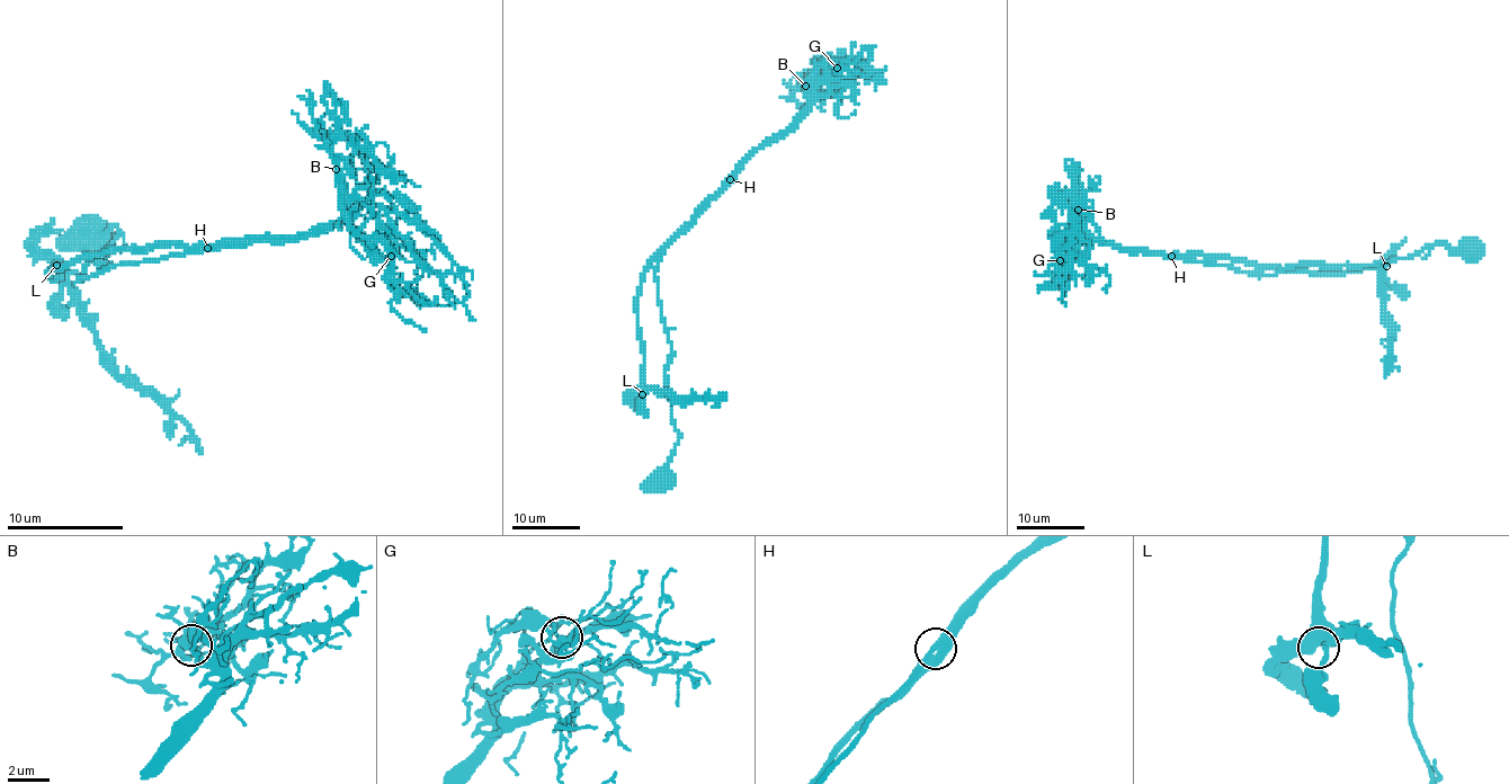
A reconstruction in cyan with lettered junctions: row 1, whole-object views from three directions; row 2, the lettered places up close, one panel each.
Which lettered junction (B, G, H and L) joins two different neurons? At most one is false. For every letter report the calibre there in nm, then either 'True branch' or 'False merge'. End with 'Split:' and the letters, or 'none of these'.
B: Thickness 320 nm. True branch
G: Thickness 240 nm. True branch
H: Thickness 480 nm. True branch
L: Thickness 650 nm. True branch
Split: none of these

